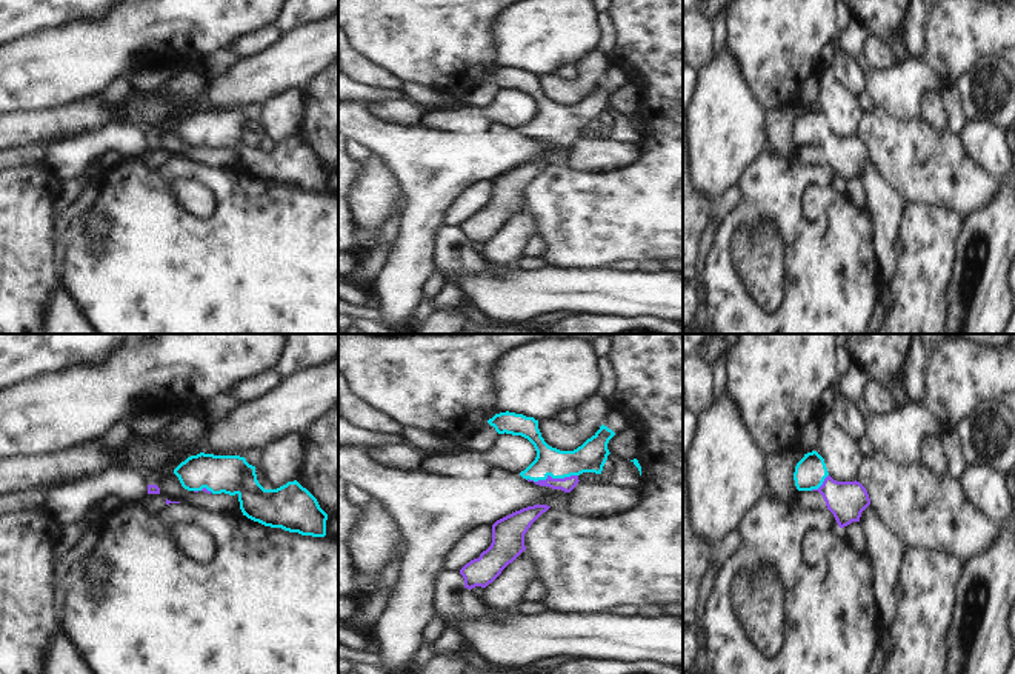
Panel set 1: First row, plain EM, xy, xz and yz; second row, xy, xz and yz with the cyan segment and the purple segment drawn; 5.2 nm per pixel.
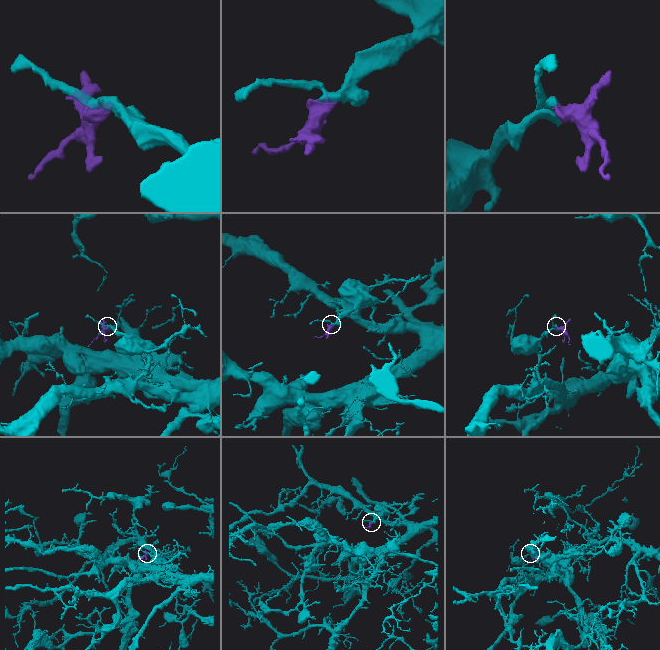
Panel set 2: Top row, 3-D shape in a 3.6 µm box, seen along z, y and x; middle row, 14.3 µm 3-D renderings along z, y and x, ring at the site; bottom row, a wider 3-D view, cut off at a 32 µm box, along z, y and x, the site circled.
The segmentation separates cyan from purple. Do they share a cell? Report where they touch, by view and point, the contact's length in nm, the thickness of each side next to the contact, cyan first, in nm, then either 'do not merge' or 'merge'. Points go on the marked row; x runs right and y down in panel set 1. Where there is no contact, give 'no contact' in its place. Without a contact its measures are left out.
xz (551, 476) | 280 nm | 160/80 nm | merge

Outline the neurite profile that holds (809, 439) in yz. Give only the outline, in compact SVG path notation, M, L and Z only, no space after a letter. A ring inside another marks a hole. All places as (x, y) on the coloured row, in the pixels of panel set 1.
M818 417L812 419L800 439L800 449L807 454L817 449L820 434Z

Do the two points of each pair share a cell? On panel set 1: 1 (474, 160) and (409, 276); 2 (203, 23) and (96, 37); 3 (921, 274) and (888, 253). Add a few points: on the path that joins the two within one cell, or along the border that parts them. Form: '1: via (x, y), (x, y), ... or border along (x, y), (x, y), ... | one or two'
1: via (445, 188), (422, 211), (414, 246) | one
2: via (177, 25), (136, 30), (122, 37) | one
3: border along (898, 254), (894, 277), (886, 286) | two

